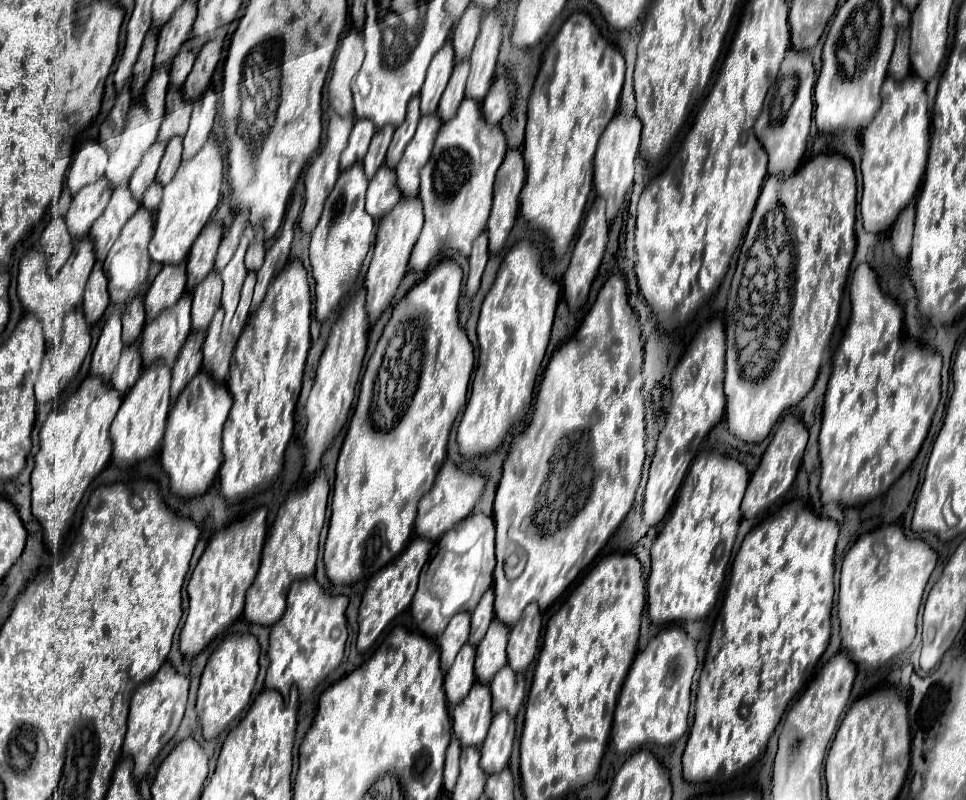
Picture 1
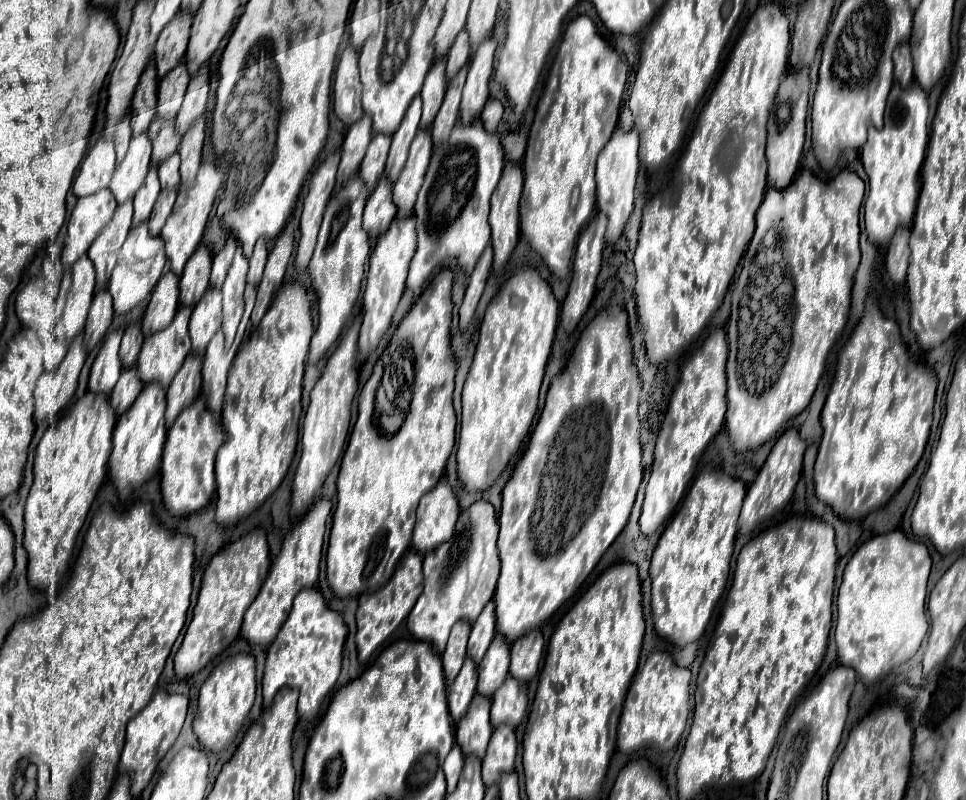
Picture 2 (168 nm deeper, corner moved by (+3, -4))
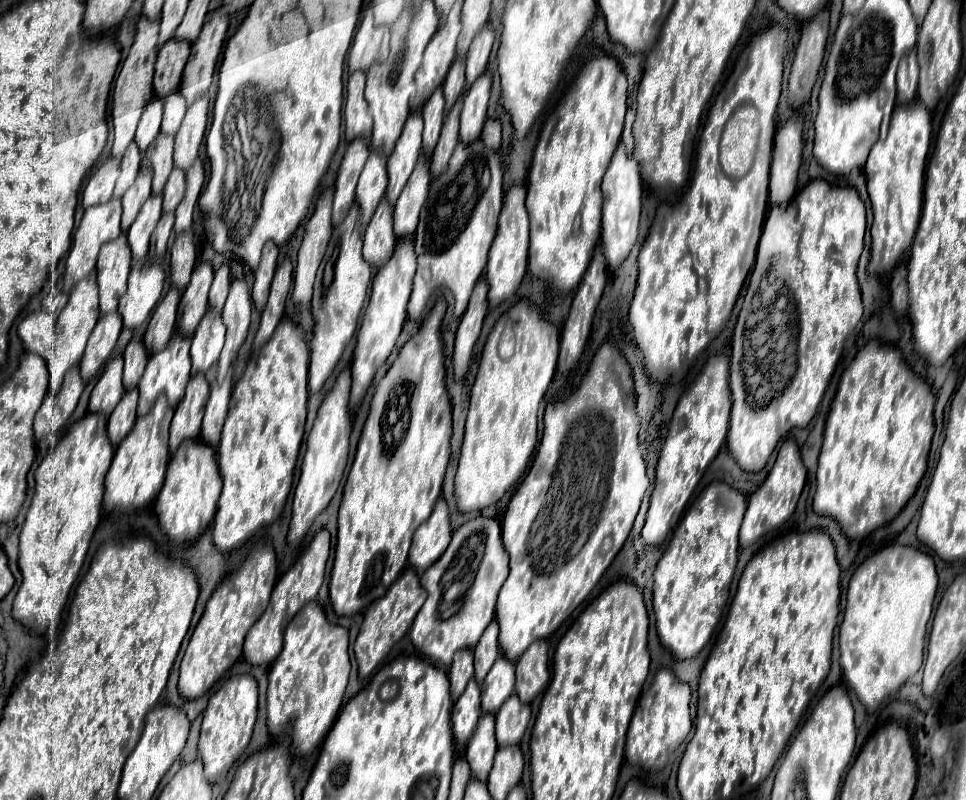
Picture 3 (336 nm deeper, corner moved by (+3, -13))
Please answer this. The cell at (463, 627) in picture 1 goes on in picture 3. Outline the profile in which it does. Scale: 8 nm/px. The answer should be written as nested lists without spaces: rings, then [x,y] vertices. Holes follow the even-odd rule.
[[[461,649],[461,651],[457,651],[453,665],[451,665],[451,671],[449,671],[453,701],[457,701],[461,697],[461,693],[465,691],[471,677],[473,677],[473,651]]]

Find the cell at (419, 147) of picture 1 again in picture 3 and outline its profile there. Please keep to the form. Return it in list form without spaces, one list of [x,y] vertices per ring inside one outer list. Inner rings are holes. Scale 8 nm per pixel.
[[[421,157],[417,161],[417,167],[415,167],[409,183],[405,185],[405,191],[401,193],[399,201],[395,203],[393,219],[395,219],[397,239],[413,237],[413,231],[417,229],[419,211],[427,199],[427,193],[429,193],[429,183],[431,183],[429,163],[425,161],[425,157]]]

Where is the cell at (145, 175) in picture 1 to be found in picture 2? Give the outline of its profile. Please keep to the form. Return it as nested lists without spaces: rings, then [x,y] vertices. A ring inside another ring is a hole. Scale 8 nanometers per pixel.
[[[151,162],[149,174],[145,176],[145,182],[141,184],[141,188],[135,194],[135,202],[133,202],[133,210],[135,210],[133,226],[145,222],[149,218],[159,190],[161,190],[161,186],[159,186],[159,180],[157,180],[157,166],[155,166],[155,162]]]

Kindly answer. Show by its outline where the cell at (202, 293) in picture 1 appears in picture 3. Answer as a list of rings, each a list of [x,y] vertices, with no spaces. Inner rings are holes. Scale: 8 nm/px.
[[[209,309],[191,339],[193,375],[207,373],[211,369],[211,365],[219,359],[223,343],[225,343],[225,325],[221,321],[221,315]]]

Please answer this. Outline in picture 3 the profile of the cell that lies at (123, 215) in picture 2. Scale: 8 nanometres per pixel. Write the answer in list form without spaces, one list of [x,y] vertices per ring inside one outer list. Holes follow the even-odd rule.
[[[125,233],[119,239],[107,243],[97,261],[97,285],[99,285],[99,315],[117,311],[119,297],[127,291],[127,277],[131,269],[131,251],[127,247]]]

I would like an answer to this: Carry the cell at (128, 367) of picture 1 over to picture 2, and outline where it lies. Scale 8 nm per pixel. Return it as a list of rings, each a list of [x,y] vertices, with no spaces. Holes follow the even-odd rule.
[[[135,366],[123,368],[121,378],[117,380],[117,386],[113,388],[113,394],[111,394],[111,406],[115,408],[115,412],[123,414],[135,402],[141,388],[143,388],[143,382],[139,380],[137,368]]]

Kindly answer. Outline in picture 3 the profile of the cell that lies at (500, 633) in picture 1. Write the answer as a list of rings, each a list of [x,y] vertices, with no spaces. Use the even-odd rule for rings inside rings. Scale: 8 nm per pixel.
[[[499,655],[481,685],[483,713],[495,715],[501,709],[501,705],[511,697],[513,683],[515,683],[515,665],[503,655]]]

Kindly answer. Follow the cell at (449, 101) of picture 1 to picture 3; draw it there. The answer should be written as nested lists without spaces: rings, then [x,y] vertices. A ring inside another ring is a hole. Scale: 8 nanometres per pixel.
[[[463,95],[457,99],[455,107],[451,109],[451,113],[445,117],[439,143],[437,143],[435,153],[431,157],[431,175],[433,175],[433,179],[437,179],[437,175],[441,175],[441,171],[445,171],[445,167],[447,167],[447,163],[451,159],[451,153],[453,153],[455,145],[459,143],[459,115],[461,115],[461,107],[463,107]]]

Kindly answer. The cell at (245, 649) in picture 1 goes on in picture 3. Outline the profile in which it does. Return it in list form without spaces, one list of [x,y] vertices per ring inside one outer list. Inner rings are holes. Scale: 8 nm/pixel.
[[[233,675],[229,677],[217,693],[209,699],[209,705],[203,713],[201,739],[199,739],[199,757],[205,765],[205,777],[209,783],[219,783],[233,763],[241,757],[245,747],[251,741],[253,725],[257,719],[257,681],[251,675]]]

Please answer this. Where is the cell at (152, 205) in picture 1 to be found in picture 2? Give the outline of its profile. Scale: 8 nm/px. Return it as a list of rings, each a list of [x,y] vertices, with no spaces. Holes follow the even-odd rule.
[[[161,190],[155,206],[153,206],[153,212],[151,212],[151,220],[149,220],[149,230],[151,234],[159,234],[161,226],[165,224],[165,218],[171,214],[173,210],[173,204],[175,204],[175,196],[177,192],[175,190]]]

